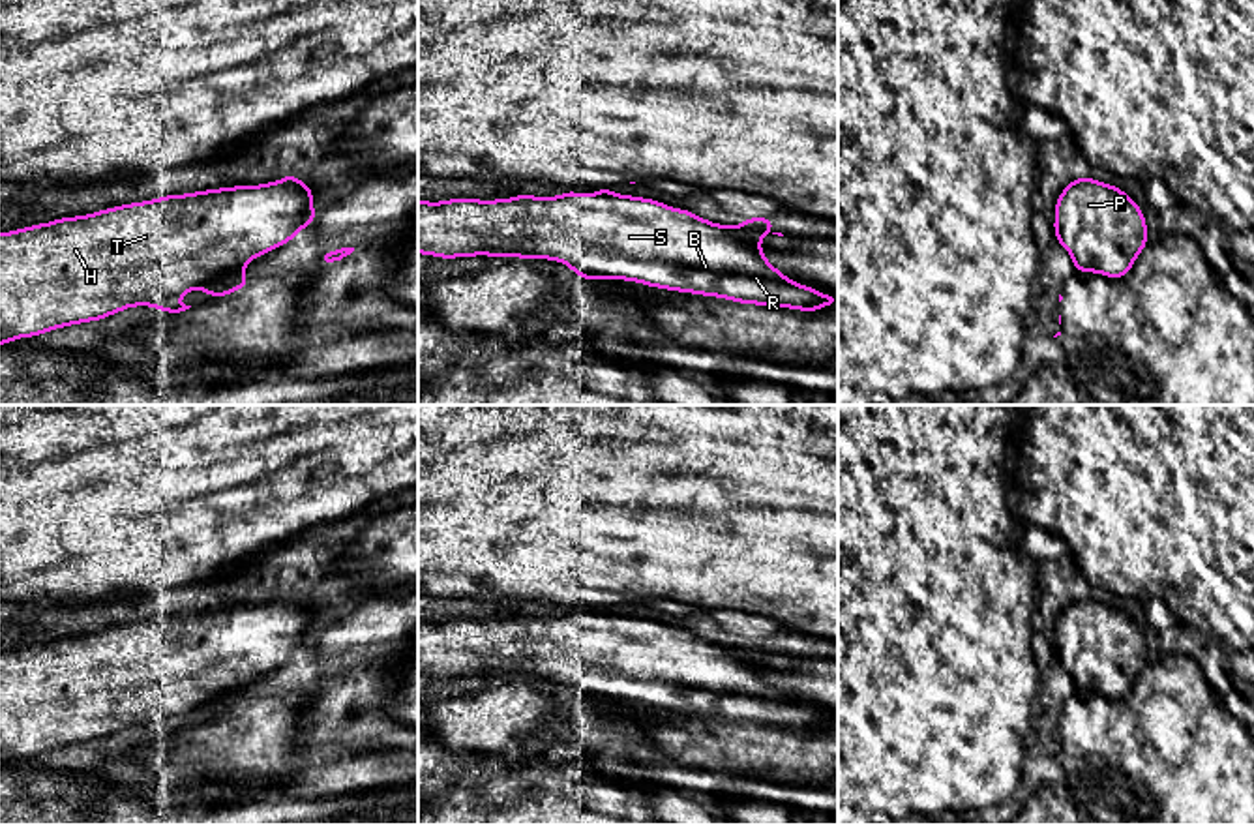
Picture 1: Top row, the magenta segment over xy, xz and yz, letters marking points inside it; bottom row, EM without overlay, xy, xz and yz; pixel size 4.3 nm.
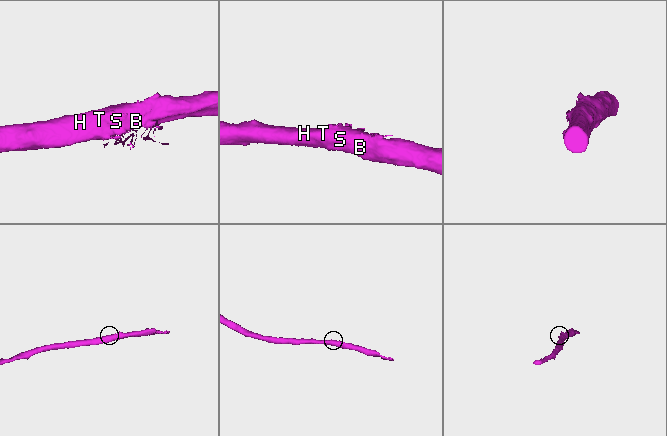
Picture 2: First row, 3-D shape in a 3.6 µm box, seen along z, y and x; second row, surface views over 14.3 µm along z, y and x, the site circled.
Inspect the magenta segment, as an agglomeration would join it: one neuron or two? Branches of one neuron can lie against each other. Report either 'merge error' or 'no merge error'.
no merge error

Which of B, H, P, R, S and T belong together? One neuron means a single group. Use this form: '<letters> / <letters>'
B H P R S T

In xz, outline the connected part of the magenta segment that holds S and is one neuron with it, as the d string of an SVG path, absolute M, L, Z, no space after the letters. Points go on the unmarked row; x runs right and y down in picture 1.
M613 608L562 617L514 615L512 619L418 621L418 673L454 677L551 679L568 684L581 699L628 699L649 707L739 724L819 731L834 722L814 707L799 705L776 690L757 660L772 652L774 638L744 638L740 647L705 641L690 630L677 630L637 615L615 615Z

